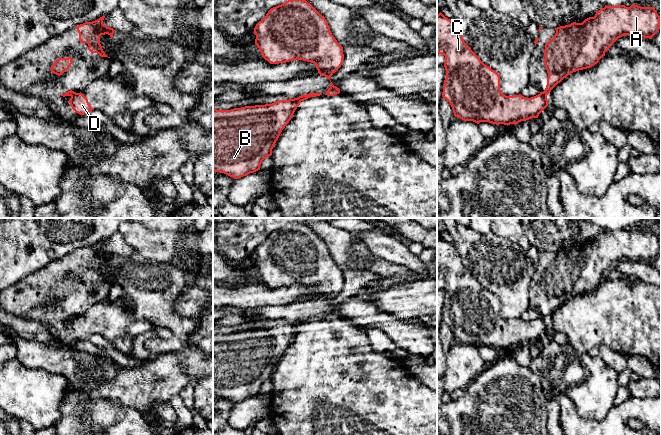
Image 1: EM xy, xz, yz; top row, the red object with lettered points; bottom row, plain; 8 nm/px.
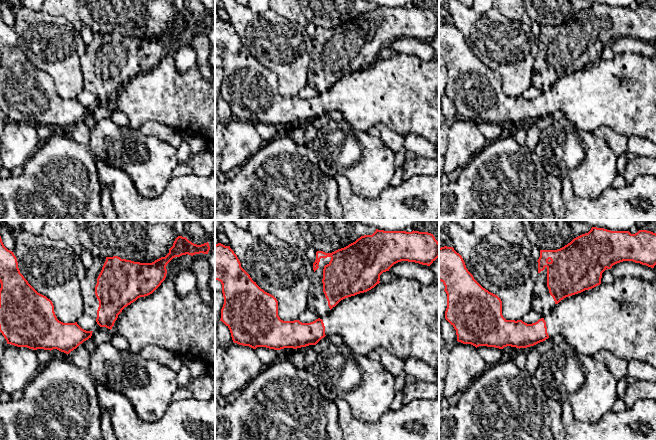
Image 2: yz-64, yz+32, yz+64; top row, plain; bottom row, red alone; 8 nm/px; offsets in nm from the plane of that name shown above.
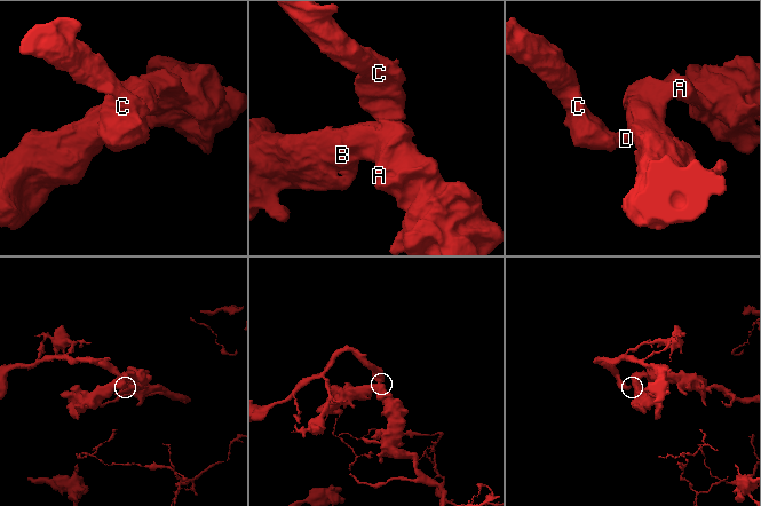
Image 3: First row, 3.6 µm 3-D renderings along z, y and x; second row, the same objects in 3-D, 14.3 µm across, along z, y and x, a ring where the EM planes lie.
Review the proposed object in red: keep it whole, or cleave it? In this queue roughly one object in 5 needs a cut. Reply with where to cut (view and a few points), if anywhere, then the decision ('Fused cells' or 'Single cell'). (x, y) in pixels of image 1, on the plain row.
Split along yz (541, 316), (546, 320). Fused cells

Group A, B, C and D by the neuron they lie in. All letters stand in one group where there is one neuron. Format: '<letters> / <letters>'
A B / C D

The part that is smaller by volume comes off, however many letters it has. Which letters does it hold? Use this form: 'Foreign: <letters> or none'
Foreign: C, D

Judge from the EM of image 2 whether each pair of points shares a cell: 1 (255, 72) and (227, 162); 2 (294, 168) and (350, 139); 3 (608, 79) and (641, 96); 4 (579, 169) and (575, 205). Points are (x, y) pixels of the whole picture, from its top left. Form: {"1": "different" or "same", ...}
{"1": "different", "2": "different", "3": "same", "4": "different"}

